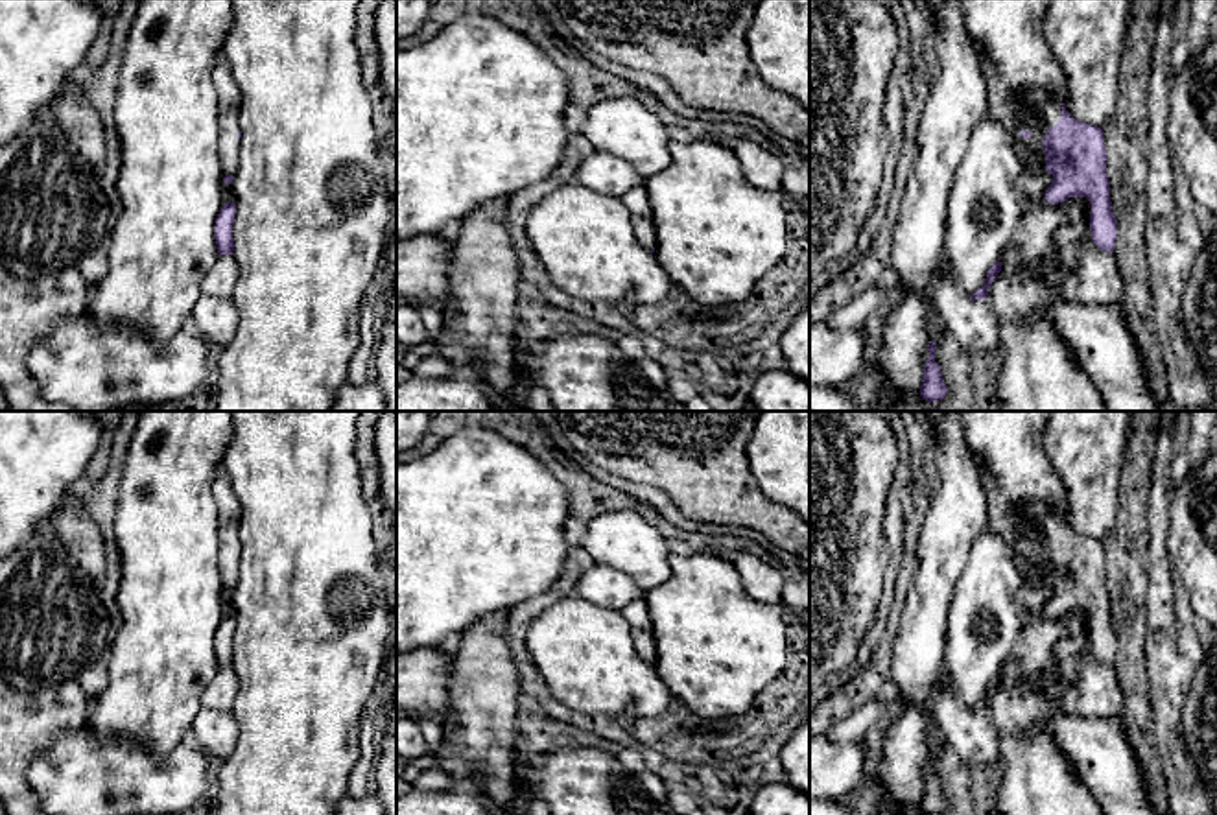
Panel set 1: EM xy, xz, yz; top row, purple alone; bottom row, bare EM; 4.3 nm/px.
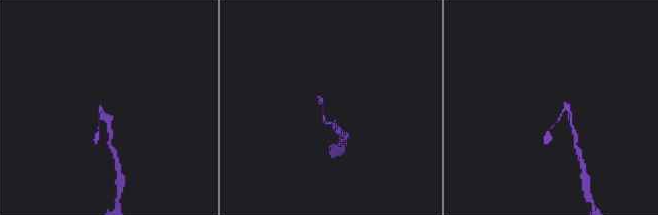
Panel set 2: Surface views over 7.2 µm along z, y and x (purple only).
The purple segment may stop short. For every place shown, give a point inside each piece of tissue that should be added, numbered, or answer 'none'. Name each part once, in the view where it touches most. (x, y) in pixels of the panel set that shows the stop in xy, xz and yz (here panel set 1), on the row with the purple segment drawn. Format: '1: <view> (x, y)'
1: yz (1039, 111)

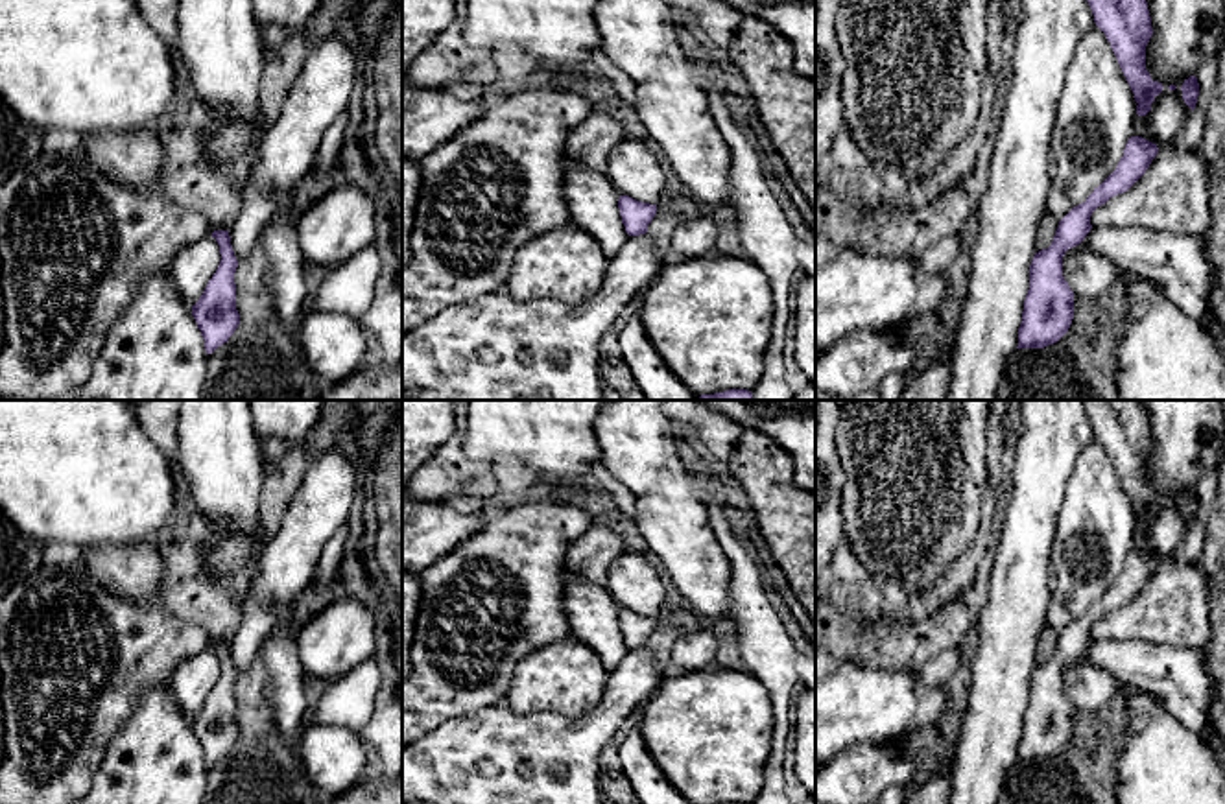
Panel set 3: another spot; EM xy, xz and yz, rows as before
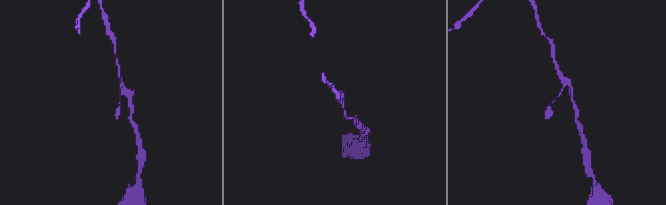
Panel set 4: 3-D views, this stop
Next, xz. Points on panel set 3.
none

